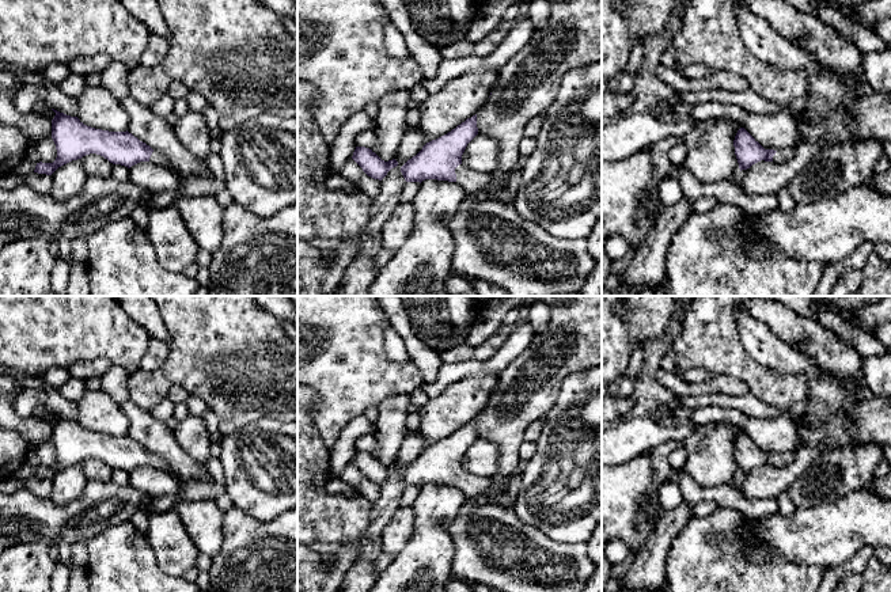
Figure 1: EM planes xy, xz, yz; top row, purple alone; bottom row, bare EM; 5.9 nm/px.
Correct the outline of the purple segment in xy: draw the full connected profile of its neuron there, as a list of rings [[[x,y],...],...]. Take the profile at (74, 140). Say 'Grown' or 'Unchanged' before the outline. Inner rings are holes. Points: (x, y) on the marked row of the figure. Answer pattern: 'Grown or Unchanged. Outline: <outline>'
Grown. Outline: [[[52,109],[56,115],[52,119],[52,138],[56,144],[57,158],[53,163],[37,163],[34,172],[52,175],[58,167],[81,159],[86,155],[96,153],[107,159],[113,164],[121,164],[128,168],[140,162],[152,162],[167,167],[167,159],[159,151],[153,151],[149,145],[140,141],[132,133],[109,132],[84,125],[77,117],[71,117]]]

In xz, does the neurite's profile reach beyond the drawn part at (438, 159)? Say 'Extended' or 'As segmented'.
Extended

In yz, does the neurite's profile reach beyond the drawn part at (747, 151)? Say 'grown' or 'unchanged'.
grown

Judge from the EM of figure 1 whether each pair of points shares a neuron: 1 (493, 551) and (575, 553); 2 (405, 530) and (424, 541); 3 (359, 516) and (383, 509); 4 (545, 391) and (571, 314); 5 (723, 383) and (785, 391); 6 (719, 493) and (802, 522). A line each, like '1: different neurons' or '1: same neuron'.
1: same neuron
2: different neurons
3: different neurons
4: same neuron
5: different neurons
6: different neurons

